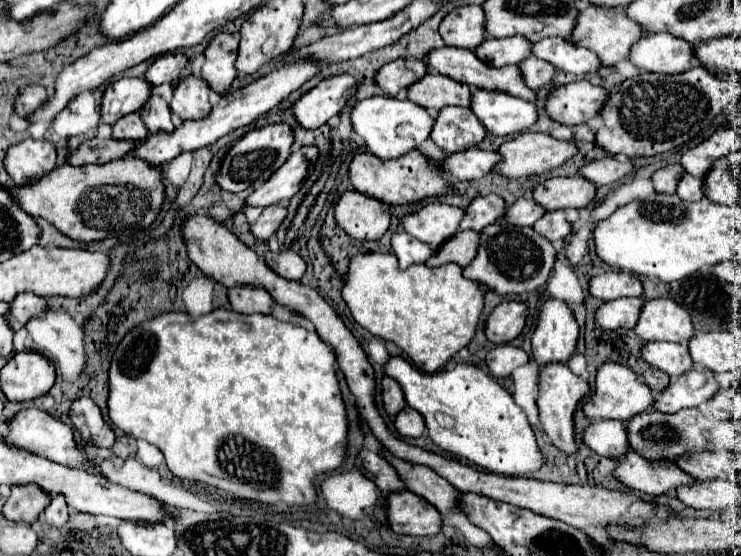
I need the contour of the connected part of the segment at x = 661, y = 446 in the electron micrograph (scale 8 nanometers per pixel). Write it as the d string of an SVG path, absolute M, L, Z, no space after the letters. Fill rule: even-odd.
M682 409L674 415L666 415L660 411L644 411L636 417L632 417L630 421L626 421L626 431L628 431L628 441L630 447L642 455L644 459L650 461L660 461L660 459L668 459L674 461L686 453L698 453L698 451L706 451L708 441L704 437L704 433L710 429L710 421L698 411L698 409Z

